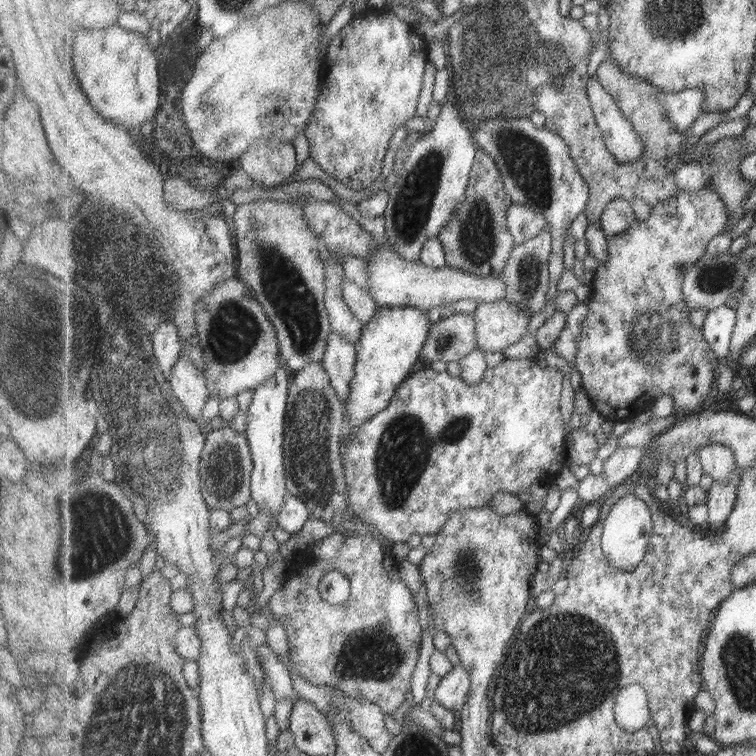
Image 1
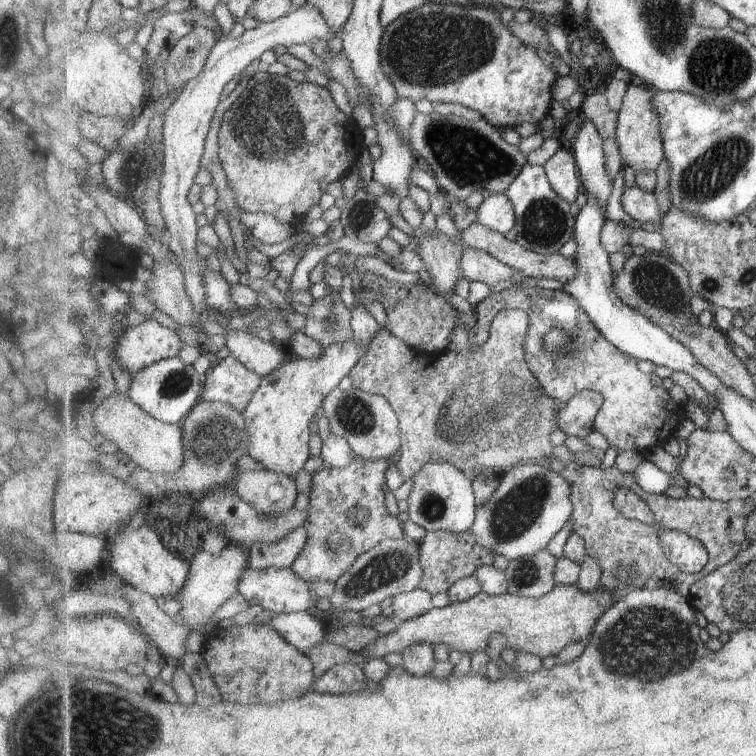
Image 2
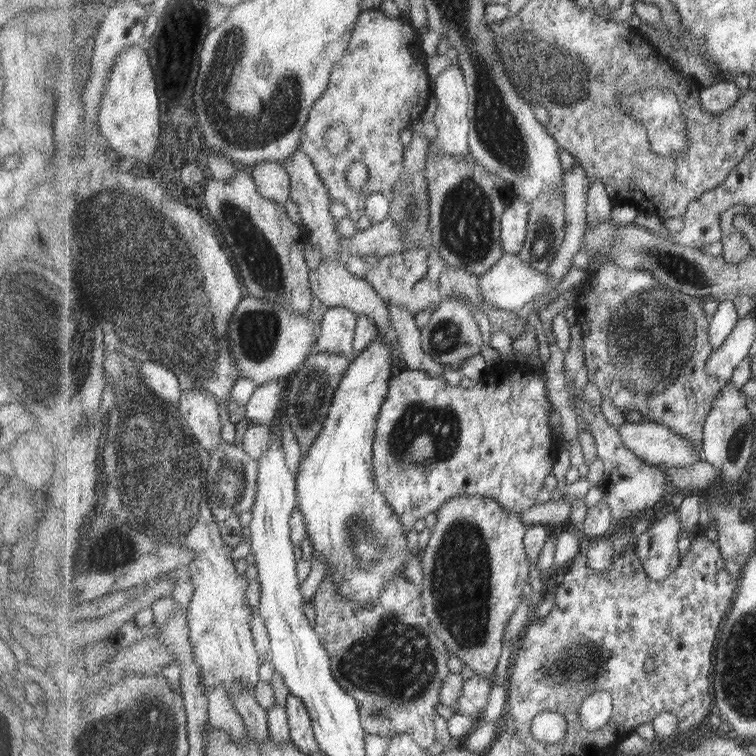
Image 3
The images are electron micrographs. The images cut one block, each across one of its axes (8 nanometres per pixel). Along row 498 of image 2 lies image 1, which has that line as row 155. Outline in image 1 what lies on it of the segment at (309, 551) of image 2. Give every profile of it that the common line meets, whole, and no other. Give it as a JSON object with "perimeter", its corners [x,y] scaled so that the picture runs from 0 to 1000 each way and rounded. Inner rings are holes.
{"perimeter":[[[520,16],[466,22],[437,50],[430,71],[421,140],[402,172],[413,210],[434,226],[438,235],[463,243],[470,253],[493,246],[507,230],[507,209],[515,188],[528,167],[552,151],[552,138],[560,116],[562,87],[569,81],[567,58],[549,42],[544,30],[533,29]]]}

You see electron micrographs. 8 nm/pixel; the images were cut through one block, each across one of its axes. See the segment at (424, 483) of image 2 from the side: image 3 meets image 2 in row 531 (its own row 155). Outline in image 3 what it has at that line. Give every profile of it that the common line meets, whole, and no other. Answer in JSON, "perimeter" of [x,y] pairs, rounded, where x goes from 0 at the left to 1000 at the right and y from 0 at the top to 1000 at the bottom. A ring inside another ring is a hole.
{"perimeter":[[[601,83],[583,95],[574,106],[573,112],[578,135],[578,146],[571,161],[575,164],[579,177],[570,185],[569,196],[575,196],[575,201],[586,201],[589,206],[602,206],[602,209],[615,209],[622,201],[620,175],[623,157],[619,151],[622,136],[622,122],[616,110],[616,101],[607,85]]]}

